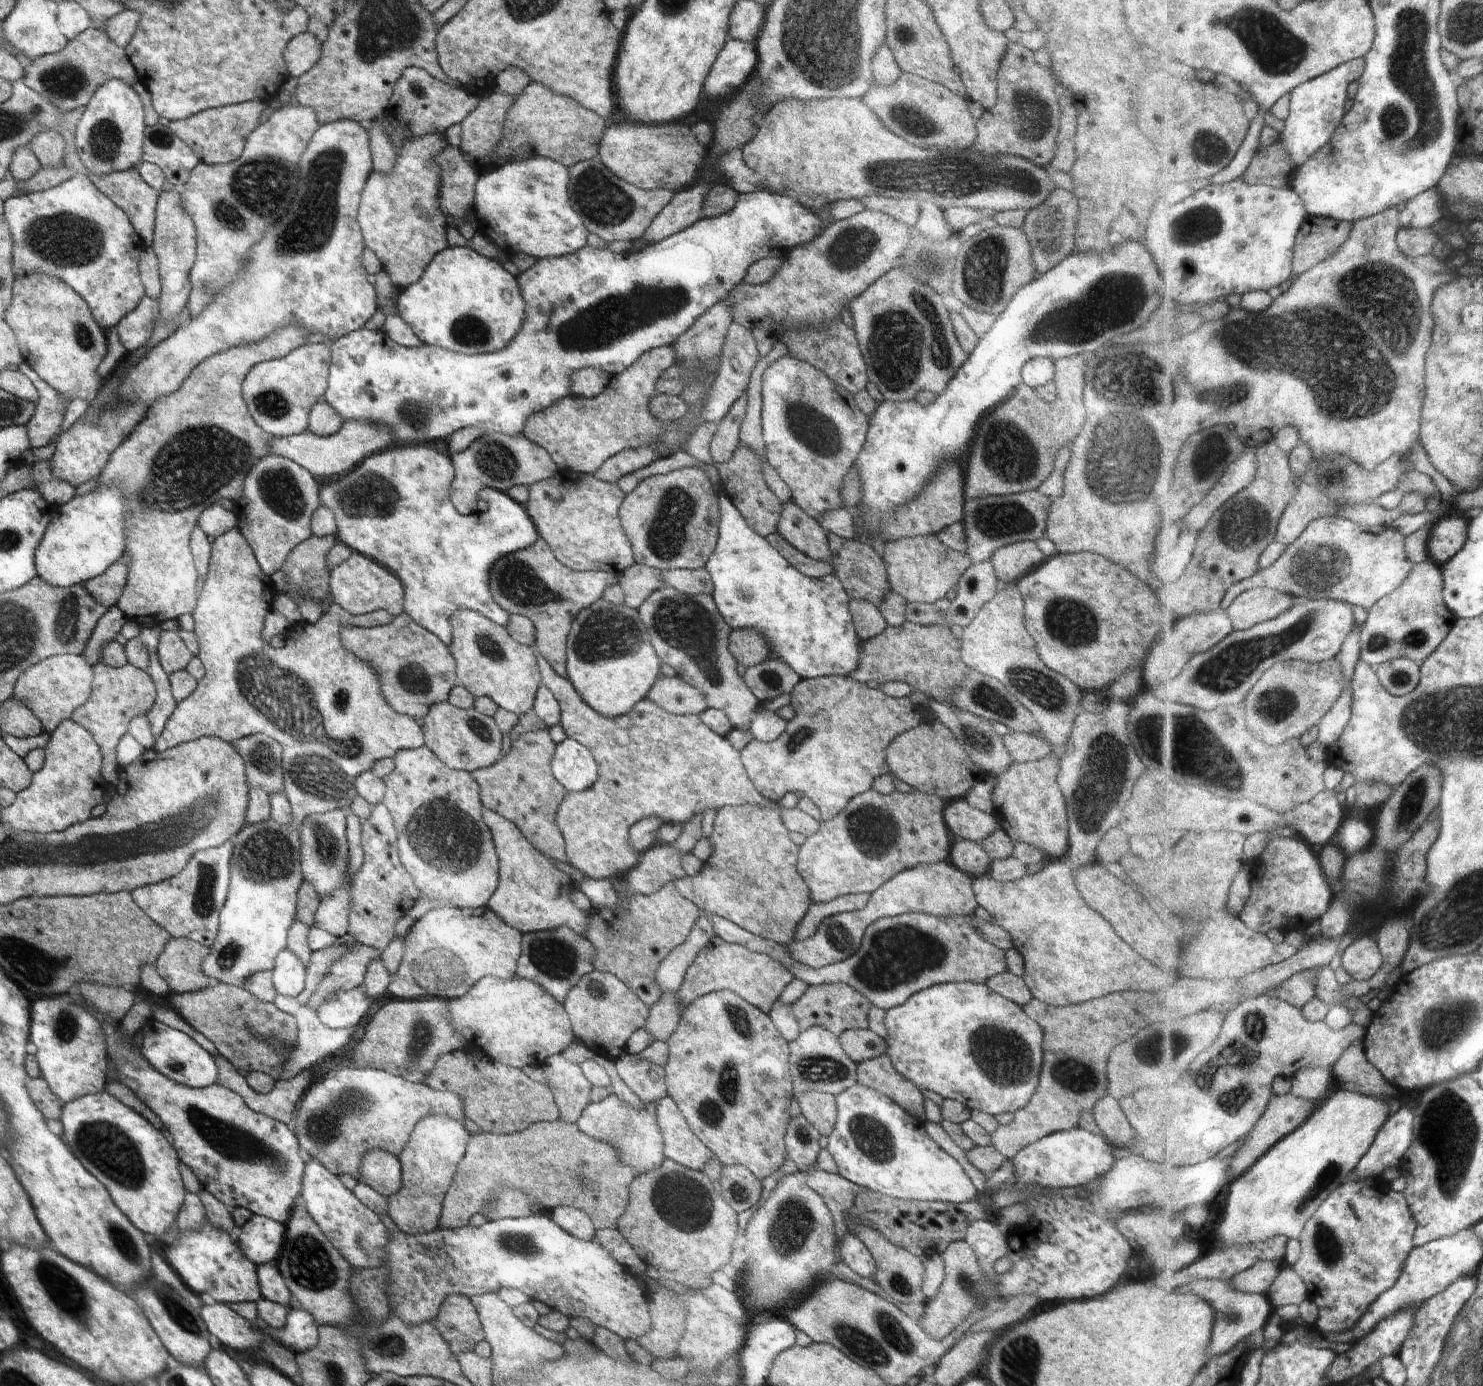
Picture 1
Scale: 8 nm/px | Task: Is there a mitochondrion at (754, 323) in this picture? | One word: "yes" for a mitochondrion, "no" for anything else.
no

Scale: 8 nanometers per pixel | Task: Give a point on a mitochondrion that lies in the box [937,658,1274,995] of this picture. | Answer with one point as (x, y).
(1200, 749)

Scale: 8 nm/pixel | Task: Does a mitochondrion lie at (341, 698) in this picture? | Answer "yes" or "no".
yes

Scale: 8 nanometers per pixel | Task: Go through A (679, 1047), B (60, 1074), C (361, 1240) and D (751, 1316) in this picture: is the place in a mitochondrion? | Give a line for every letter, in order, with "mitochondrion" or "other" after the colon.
A: other
B: other
C: mitochondrion
D: other

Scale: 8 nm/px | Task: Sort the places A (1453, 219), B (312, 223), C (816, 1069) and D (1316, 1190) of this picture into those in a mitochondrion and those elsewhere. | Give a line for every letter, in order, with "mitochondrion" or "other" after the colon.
A: other
B: mitochondrion
C: mitochondrion
D: mitochondrion

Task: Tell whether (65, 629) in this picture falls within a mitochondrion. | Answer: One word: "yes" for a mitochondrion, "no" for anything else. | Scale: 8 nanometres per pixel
yes

